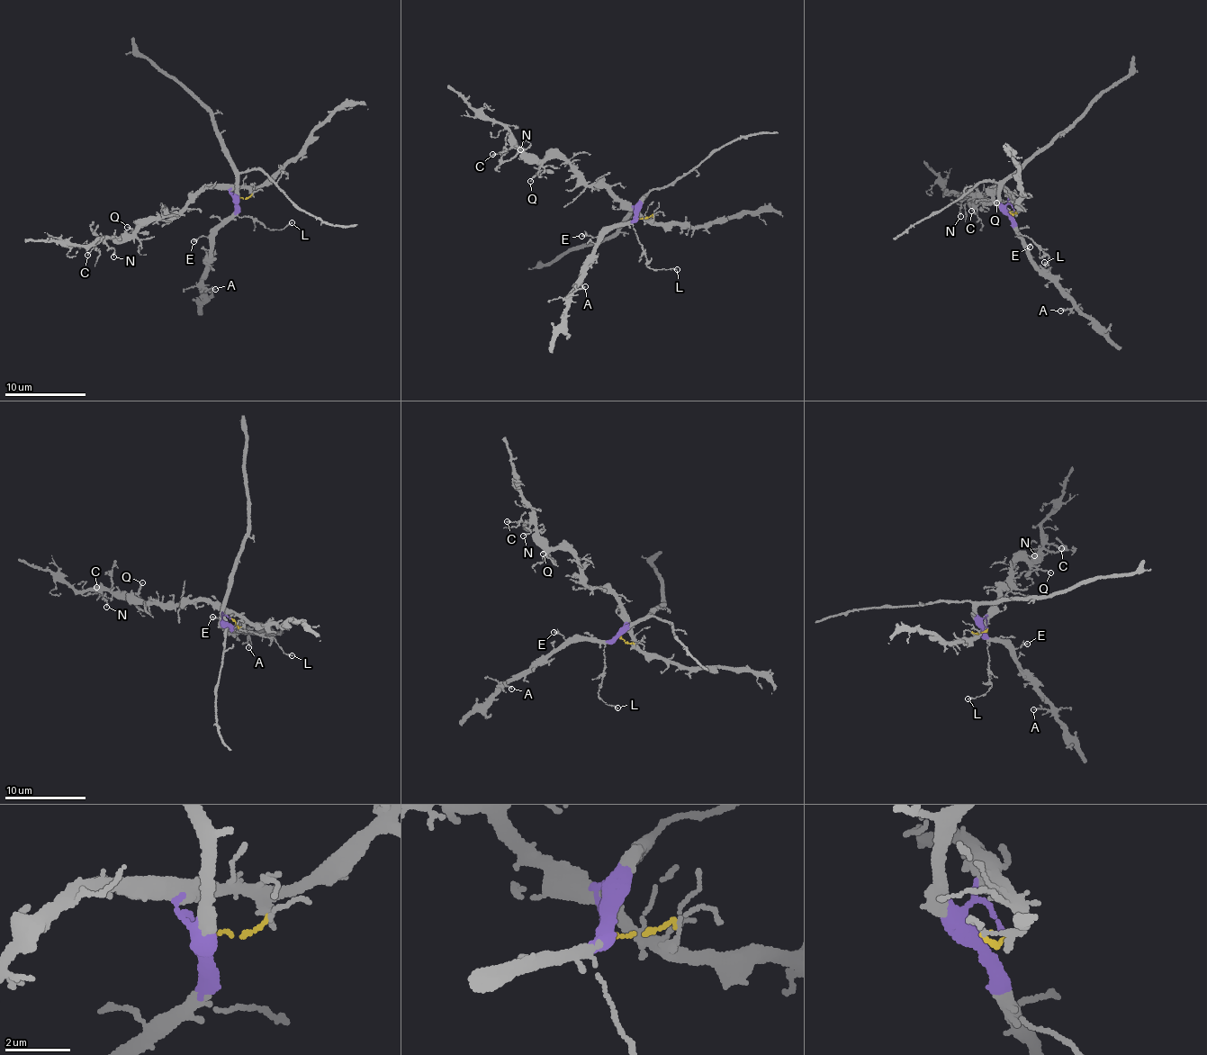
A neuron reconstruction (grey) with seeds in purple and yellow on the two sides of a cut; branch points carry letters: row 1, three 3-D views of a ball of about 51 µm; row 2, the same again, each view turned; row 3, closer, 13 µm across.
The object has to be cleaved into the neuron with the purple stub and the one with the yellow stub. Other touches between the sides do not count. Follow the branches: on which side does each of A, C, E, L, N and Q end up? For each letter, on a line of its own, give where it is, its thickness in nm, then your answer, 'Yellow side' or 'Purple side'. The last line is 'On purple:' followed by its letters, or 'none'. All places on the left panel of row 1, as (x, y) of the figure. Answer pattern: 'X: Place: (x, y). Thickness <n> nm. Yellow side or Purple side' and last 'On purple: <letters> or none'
A: Place: (215, 289). Thickness 110 nm. Purple side
C: Place: (87, 255). Thickness 120 nm. Yellow side
E: Place: (193, 241). Thickness 140 nm. Purple side
L: Place: (292, 222). Thickness 110 nm. Purple side
N: Place: (113, 256). Thickness 100 nm. Yellow side
Q: Place: (127, 227). Thickness 110 nm. Yellow side
On purple: A, E, L

